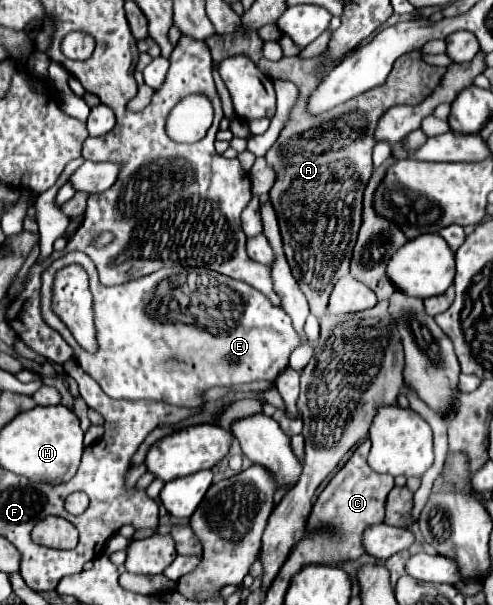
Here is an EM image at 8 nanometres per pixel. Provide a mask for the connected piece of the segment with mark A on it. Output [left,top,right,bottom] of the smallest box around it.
[206,26,446,318]

